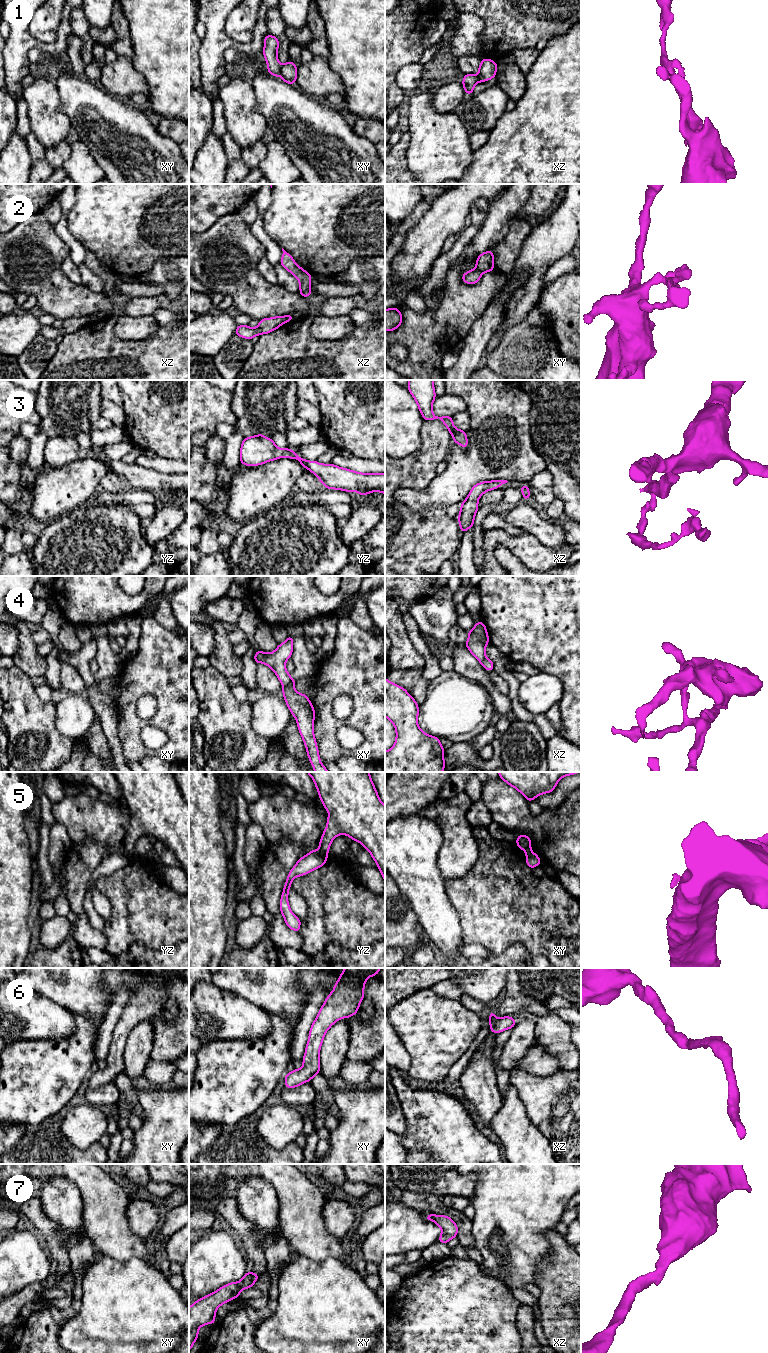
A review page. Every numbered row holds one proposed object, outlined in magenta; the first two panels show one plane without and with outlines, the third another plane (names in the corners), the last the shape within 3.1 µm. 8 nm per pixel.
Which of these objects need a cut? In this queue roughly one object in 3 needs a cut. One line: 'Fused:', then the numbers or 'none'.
Fused: 1, 2, 4, 5

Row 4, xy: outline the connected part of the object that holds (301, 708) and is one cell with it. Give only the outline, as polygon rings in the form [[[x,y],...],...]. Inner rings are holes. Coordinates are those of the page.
[[[291,678],[290,683],[283,687],[282,694],[285,702],[295,717],[298,730],[303,738],[308,758],[315,772],[329,772],[321,763],[316,739],[313,731],[315,711],[311,701],[306,694],[301,694],[294,689],[295,679]]]

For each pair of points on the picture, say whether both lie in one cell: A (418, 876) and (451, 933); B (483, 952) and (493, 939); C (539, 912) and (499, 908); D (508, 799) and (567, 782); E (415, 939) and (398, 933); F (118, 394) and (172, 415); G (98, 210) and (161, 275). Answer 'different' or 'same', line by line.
A: same
B: different
C: same
D: different
E: same
F: same
G: different

